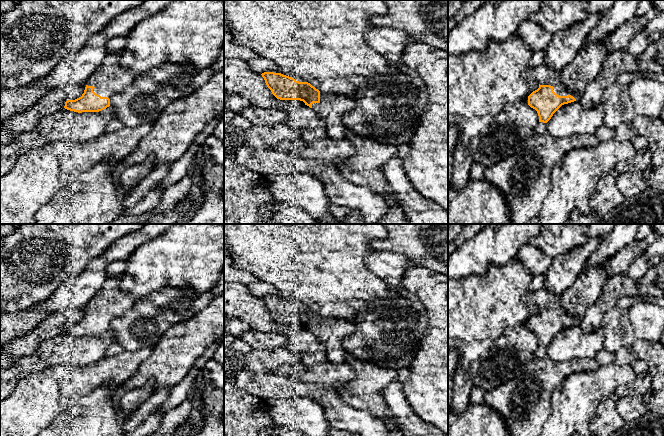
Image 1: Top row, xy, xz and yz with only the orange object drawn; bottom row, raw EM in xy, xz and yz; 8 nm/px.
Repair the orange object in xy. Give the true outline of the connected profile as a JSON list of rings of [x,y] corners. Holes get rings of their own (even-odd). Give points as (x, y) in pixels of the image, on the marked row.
[[[119,52],[106,56],[86,81],[82,96],[67,100],[64,108],[78,113],[102,111],[110,106],[110,98],[129,87],[135,77],[130,66],[120,63]]]

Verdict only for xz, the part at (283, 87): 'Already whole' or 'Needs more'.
Needs more

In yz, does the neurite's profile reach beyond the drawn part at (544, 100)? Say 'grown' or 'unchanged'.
grown

